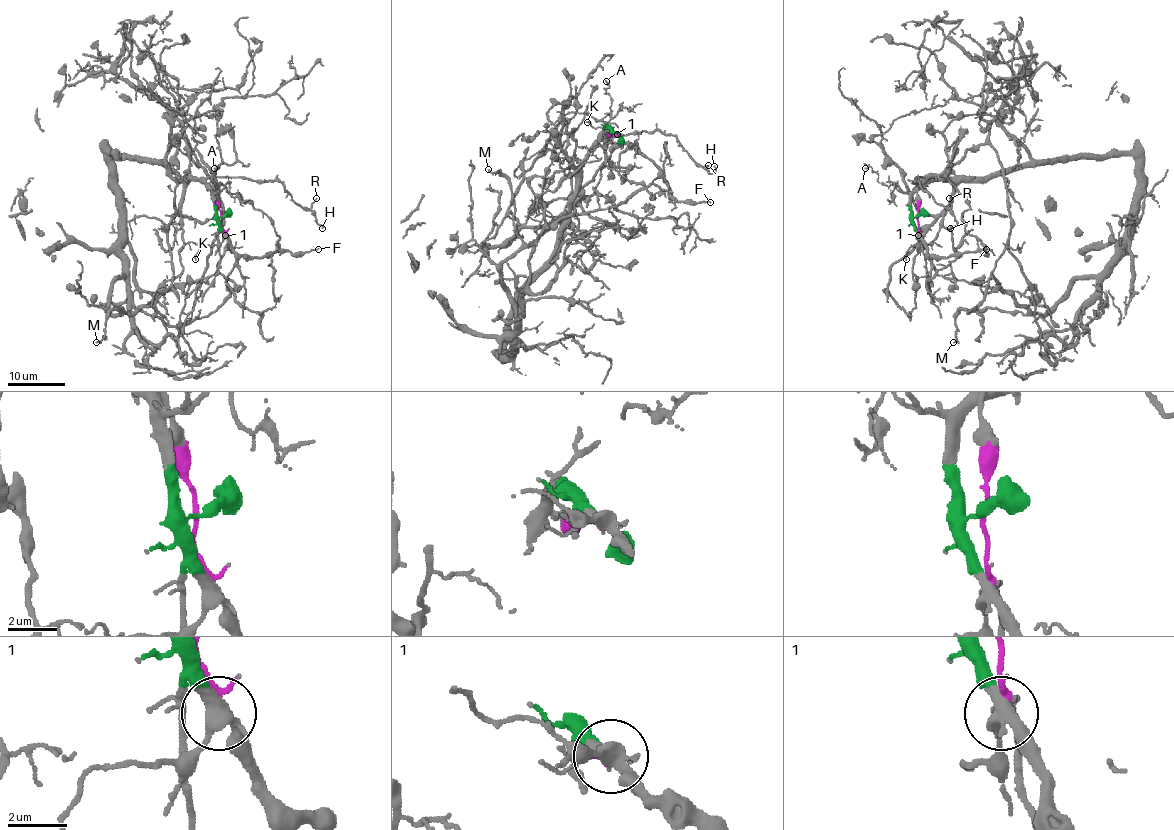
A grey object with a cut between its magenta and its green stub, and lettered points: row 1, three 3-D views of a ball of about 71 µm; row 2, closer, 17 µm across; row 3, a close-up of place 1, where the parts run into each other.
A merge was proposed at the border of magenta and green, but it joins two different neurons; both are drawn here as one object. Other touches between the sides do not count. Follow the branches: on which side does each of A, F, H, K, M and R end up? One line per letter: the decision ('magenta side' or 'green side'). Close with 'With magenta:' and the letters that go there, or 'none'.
A: green side
F: green side
H: magenta side
K: magenta side
M: green side
R: magenta side
With magenta: H, K, R

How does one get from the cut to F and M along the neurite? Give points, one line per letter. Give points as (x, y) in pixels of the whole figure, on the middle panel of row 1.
F: (613, 133), (611, 129), (655, 165), (668, 192), (678, 201), (711, 202)
M: (613, 133), (581, 167), (559, 252), (519, 295), (506, 353), (502, 265), (523, 242), (510, 183), (488, 170)

